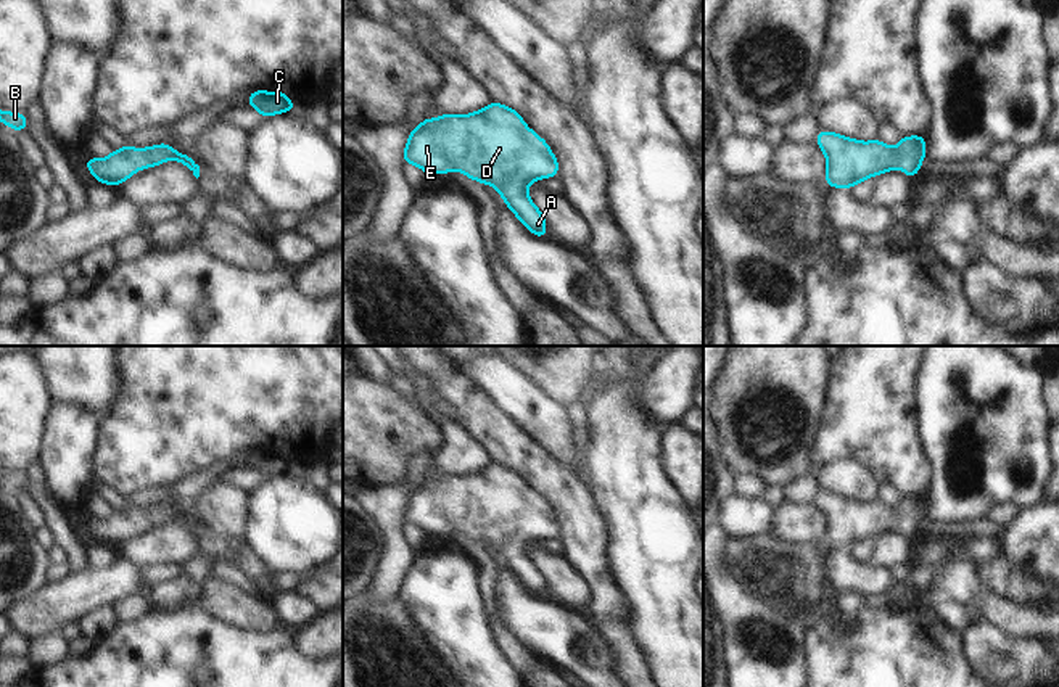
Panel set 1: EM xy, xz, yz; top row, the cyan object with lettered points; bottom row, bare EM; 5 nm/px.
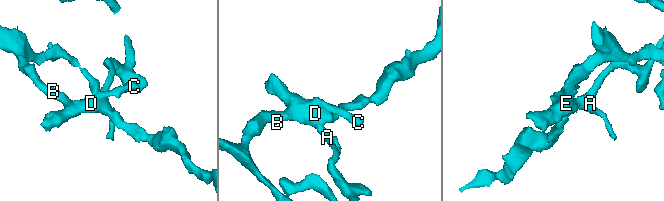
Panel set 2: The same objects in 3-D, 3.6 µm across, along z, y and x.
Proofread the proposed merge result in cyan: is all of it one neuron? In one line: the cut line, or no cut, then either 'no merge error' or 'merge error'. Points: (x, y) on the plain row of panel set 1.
no cut | no merge error

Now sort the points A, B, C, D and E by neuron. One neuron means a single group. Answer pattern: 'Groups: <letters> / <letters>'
Groups: A B C D E.

